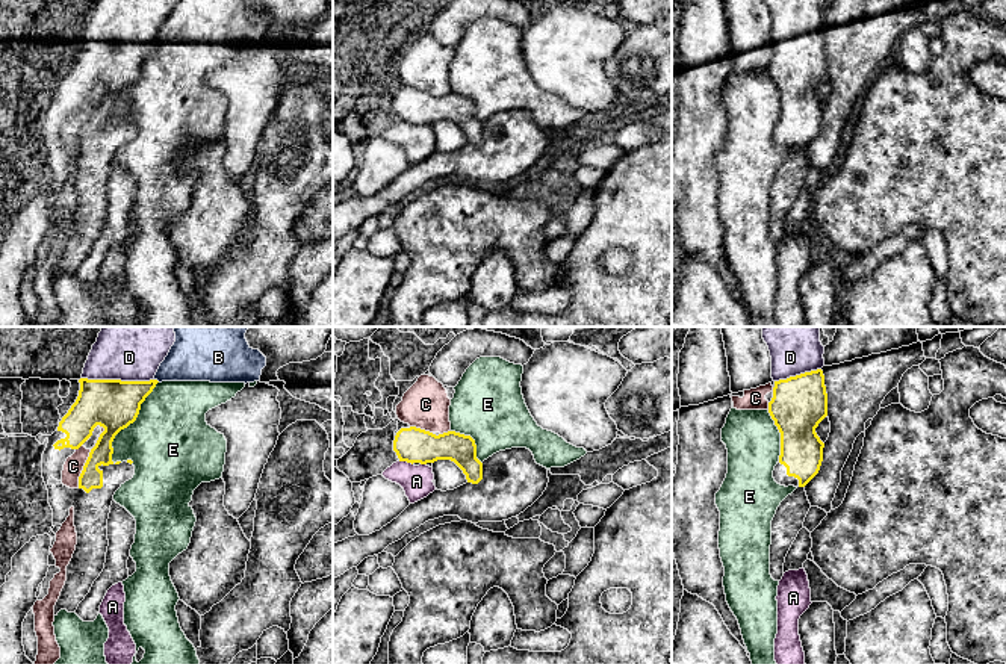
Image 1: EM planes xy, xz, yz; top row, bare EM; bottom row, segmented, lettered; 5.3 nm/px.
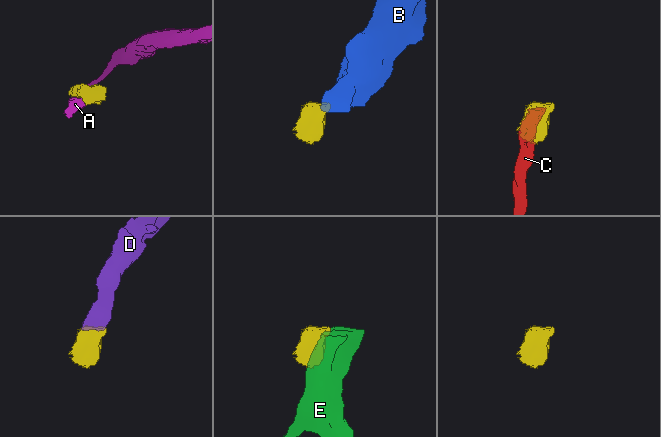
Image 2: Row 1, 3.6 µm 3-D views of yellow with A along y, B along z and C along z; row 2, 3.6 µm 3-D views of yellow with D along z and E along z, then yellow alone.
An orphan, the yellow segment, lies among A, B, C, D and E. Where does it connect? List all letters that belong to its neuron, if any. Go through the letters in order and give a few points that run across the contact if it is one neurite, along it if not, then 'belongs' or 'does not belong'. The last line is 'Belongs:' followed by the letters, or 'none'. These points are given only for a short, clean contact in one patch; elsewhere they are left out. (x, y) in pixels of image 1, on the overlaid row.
A: xz (400, 460), (412, 465) | does not belong
B: xy (155, 378), (159, 381) | does not belong
C: does not belong
D: xy (114, 404), (118, 380), (127, 347), (135, 339) | belongs
E: does not belong
Belongs: D

